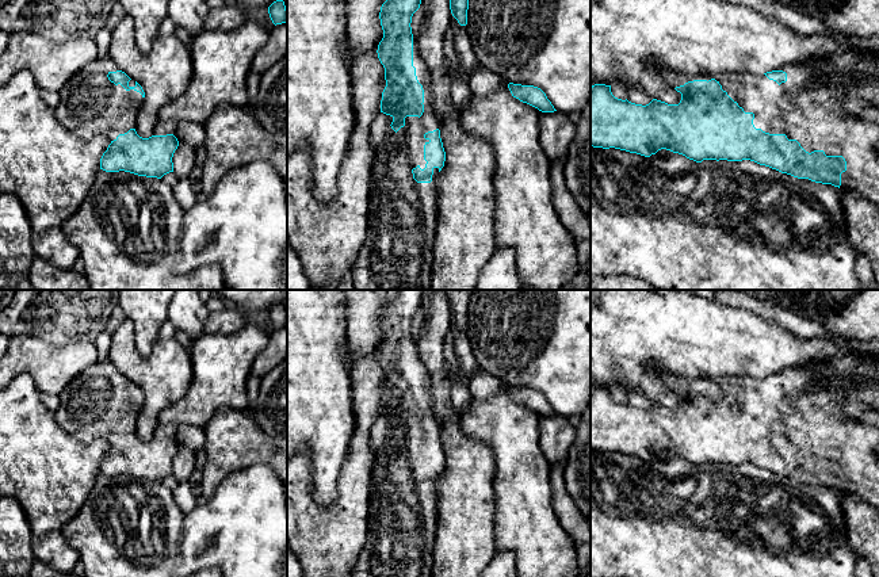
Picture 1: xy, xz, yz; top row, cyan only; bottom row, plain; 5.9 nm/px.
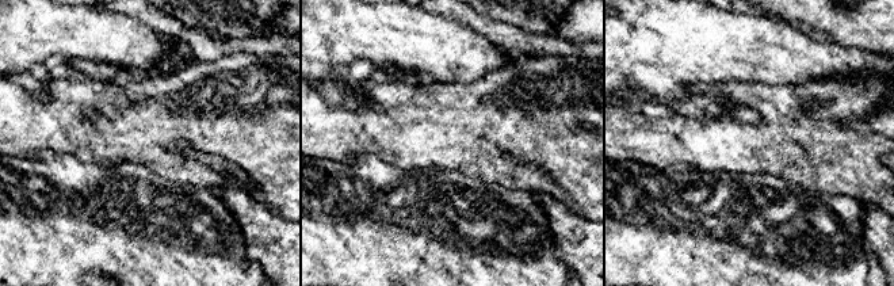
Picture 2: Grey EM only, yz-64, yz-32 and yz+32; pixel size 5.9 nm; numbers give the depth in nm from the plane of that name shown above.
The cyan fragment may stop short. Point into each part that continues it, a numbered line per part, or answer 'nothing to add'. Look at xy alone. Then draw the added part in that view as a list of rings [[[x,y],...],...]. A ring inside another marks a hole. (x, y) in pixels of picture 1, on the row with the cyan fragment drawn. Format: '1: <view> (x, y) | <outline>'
1: xy (91, 104) | [[[108,56],[98,57],[65,83],[54,114],[68,131],[84,140],[103,135],[114,141],[135,129],[144,98],[134,89],[126,91],[111,83],[107,74],[116,70]]]

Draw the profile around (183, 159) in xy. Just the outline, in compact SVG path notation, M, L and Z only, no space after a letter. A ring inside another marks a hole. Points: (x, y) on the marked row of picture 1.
M179 142L172 157L173 173L180 179L190 179L190 173L195 167L195 148L187 142Z

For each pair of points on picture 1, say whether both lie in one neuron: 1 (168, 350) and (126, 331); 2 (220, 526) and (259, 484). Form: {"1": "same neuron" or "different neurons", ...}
{"1": "same neuron", "2": "same neuron"}

